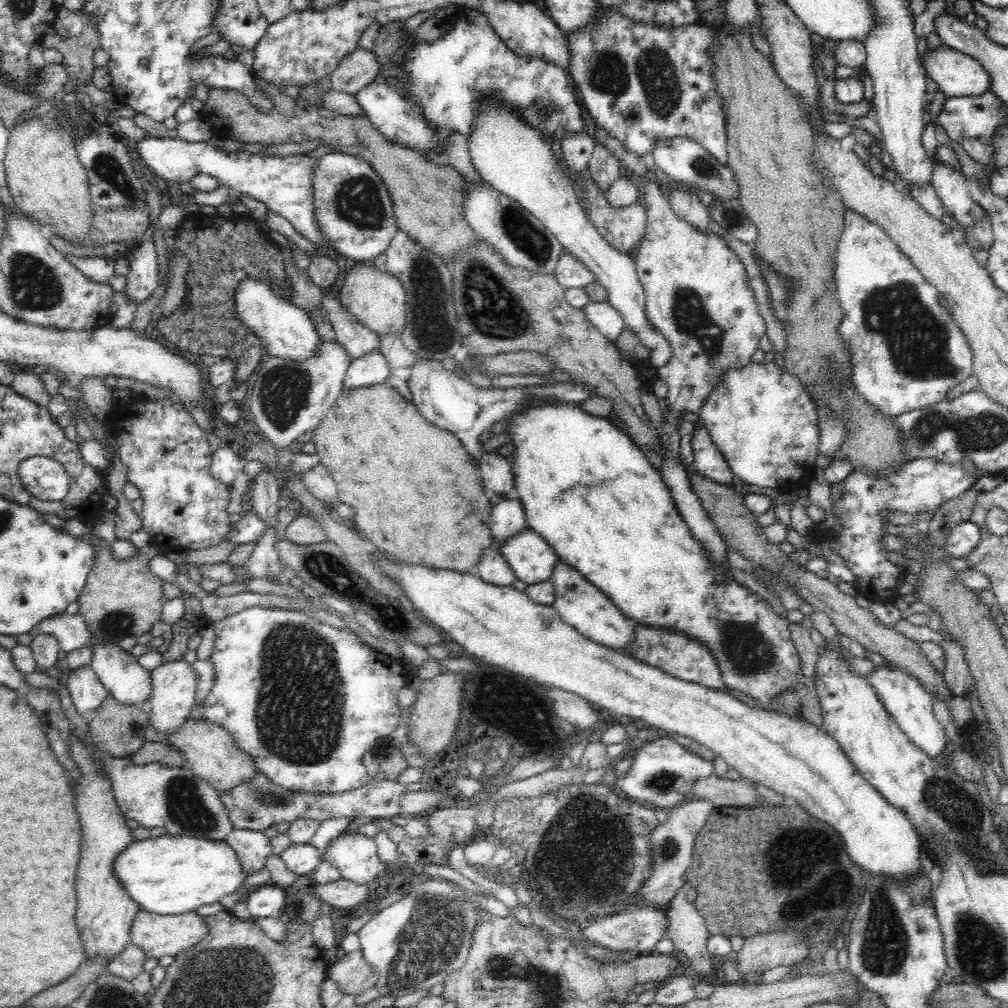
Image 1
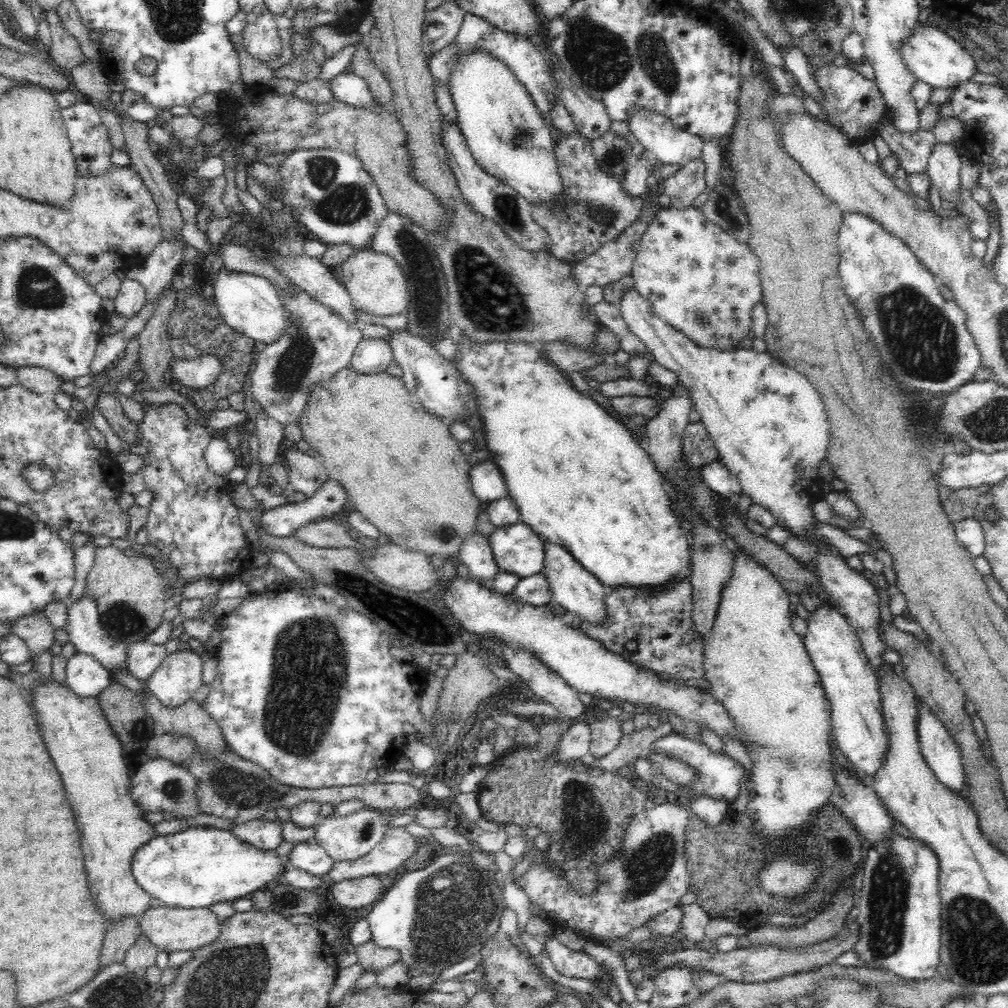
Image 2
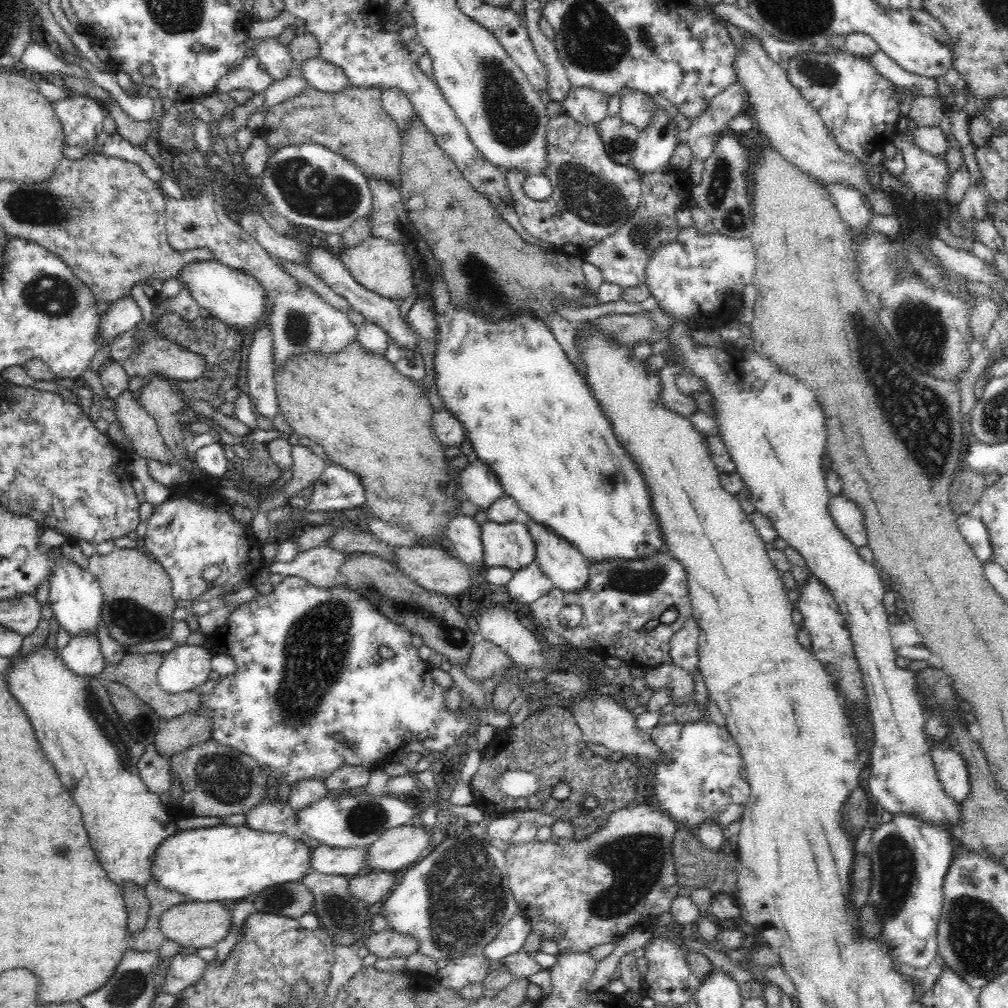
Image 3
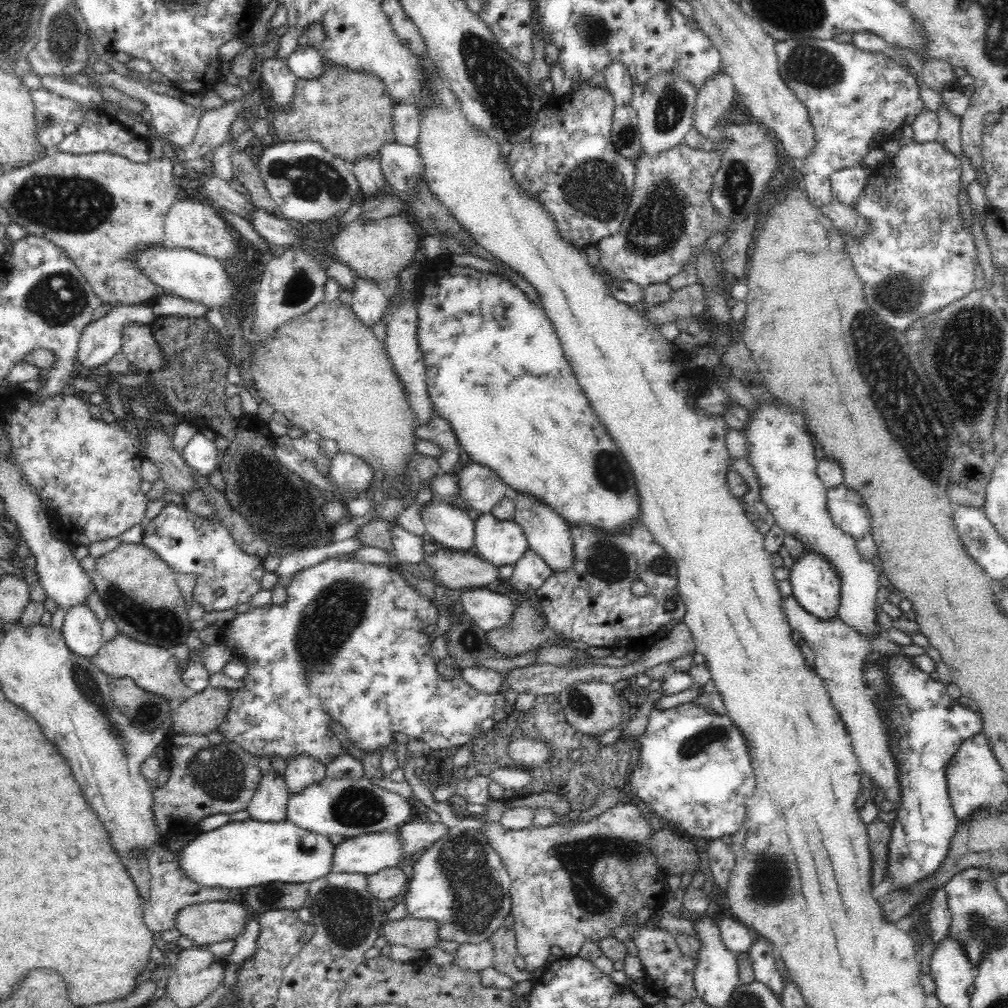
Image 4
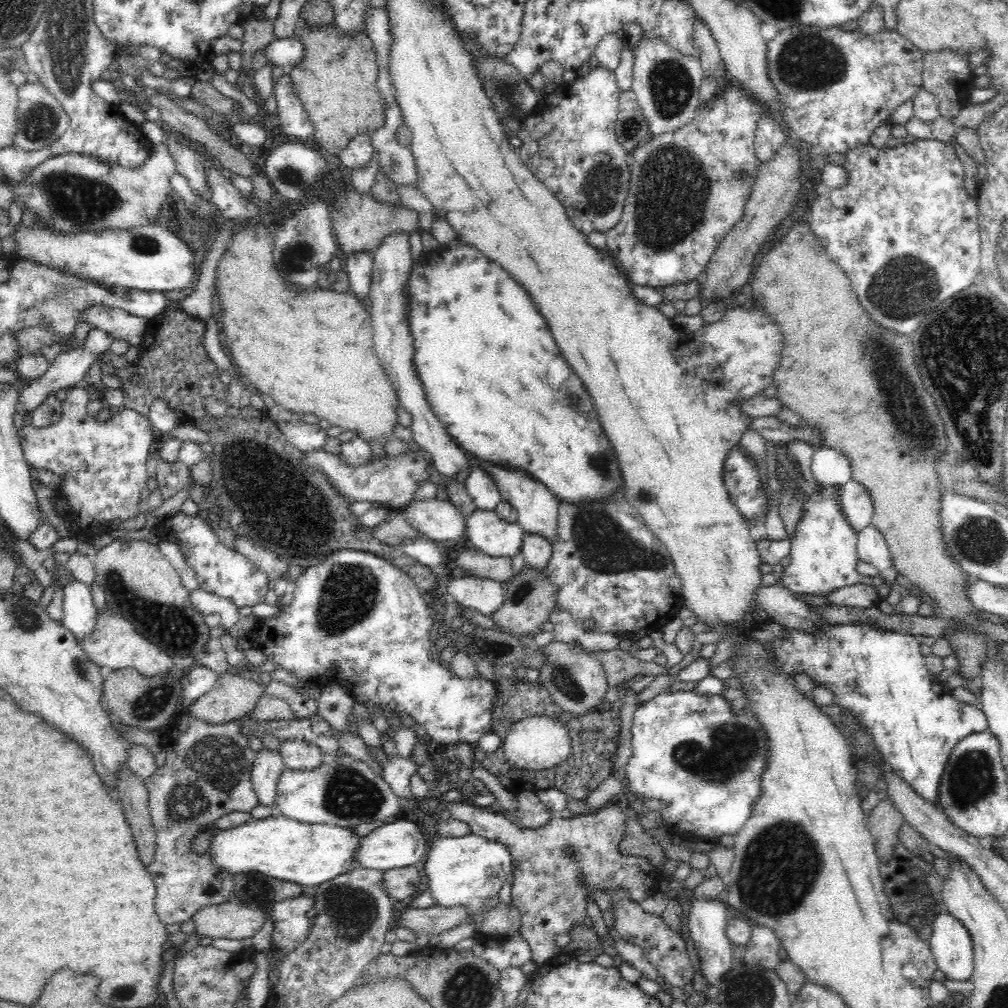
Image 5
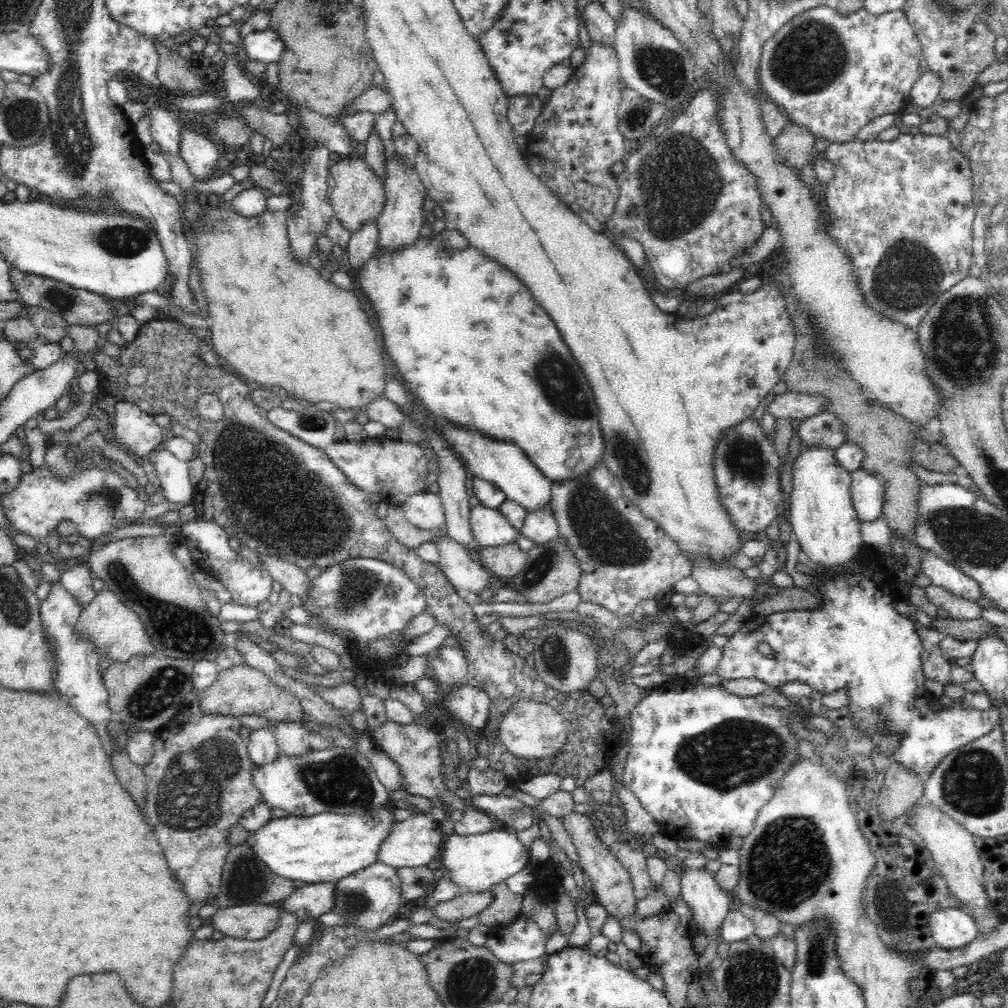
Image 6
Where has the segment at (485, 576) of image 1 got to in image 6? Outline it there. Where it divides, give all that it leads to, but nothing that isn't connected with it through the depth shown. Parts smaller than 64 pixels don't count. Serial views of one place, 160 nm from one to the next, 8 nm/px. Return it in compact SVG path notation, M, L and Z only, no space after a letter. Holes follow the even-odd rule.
M426 490L411 496L400 506L412 526L432 531L437 536L444 533L445 512L439 495Z

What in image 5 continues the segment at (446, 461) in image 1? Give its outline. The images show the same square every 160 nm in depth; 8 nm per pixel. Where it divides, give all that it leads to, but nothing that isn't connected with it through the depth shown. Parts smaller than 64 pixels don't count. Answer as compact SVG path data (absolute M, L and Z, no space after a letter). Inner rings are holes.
M251 225L249 228L241 228L236 232L228 251L222 256L217 264L217 277L215 278L215 288L220 294L222 304L222 332L226 334L226 344L228 350L232 354L232 360L235 362L235 367L238 373L242 376L245 384L258 392L259 394L268 394L271 396L276 405L280 405L286 410L298 414L313 414L319 420L326 420L329 426L340 427L344 432L355 432L356 437L360 437L362 441L366 441L368 445L371 442L381 442L384 445L394 439L395 426L399 424L399 411L402 410L396 390L388 381L387 373L383 371L379 357L375 353L373 347L373 326L371 315L364 309L364 304L350 292L342 293L342 290L323 290L318 287L315 291L300 291L300 289L290 289L288 283L284 283L284 279L278 275L276 267L274 267L274 259L272 259L274 234L272 226Z

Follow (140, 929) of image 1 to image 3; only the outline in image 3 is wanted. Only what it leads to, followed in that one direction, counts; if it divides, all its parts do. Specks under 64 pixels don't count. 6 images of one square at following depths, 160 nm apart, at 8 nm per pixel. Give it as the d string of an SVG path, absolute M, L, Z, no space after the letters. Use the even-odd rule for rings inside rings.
M185 900L161 912L158 918L158 927L164 938L176 942L184 951L193 951L198 948L215 947L224 940L230 930L230 907L221 902L198 902Z

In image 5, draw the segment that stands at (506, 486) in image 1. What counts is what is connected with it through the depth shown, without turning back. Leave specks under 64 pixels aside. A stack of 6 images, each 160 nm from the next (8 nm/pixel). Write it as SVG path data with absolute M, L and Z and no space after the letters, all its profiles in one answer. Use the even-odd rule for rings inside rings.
M474 466L463 484L478 510L494 511L501 501L502 495L495 480L482 466Z

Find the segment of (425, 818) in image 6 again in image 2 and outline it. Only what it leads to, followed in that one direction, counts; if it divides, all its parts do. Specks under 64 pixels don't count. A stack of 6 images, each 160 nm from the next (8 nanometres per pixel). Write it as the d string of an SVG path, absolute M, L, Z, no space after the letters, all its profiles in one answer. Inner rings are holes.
M315 839L294 844L287 858L289 864L314 876L326 875L334 865L332 858Z

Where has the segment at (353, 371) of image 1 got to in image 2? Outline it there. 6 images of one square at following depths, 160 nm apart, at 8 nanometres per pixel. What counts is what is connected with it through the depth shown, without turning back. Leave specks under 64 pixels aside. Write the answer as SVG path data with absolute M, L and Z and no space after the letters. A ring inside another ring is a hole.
M366 336L355 348L349 367L358 375L375 375L384 373L392 360L393 350L386 341Z

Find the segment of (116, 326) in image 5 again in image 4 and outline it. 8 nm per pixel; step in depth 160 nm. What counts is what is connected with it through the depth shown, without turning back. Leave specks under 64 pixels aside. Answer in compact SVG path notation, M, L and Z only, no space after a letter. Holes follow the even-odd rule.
M131 324L122 334L121 351L129 364L138 368L138 372L152 374L165 367L166 356L163 356L158 342L153 337L150 324Z

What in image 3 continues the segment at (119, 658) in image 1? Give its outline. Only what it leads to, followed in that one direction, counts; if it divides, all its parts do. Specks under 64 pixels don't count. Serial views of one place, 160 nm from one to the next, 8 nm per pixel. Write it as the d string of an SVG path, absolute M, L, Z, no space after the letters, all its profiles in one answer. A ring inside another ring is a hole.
M61 551L57 552L59 559L51 570L50 577L50 605L54 617L60 624L60 628L66 629L71 637L78 635L94 635L97 638L99 624L101 623L101 608L103 593L98 580L90 573L89 569L80 569L68 561Z

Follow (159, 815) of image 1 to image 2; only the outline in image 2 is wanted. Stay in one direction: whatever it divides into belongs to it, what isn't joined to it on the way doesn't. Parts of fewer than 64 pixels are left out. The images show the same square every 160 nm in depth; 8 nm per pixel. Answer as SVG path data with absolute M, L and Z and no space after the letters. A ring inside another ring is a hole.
M144 749L125 756L128 771L128 799L143 813L161 812L165 819L187 820L202 813L197 799L198 779L184 766L166 759L148 759Z

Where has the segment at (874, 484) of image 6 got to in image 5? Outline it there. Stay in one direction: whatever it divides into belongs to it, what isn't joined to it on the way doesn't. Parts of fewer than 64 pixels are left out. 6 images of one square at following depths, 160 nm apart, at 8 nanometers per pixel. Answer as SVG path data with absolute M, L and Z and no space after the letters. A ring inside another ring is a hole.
M850 479L846 484L834 487L832 499L836 501L850 529L854 529L856 534L871 525L873 504L864 485Z

